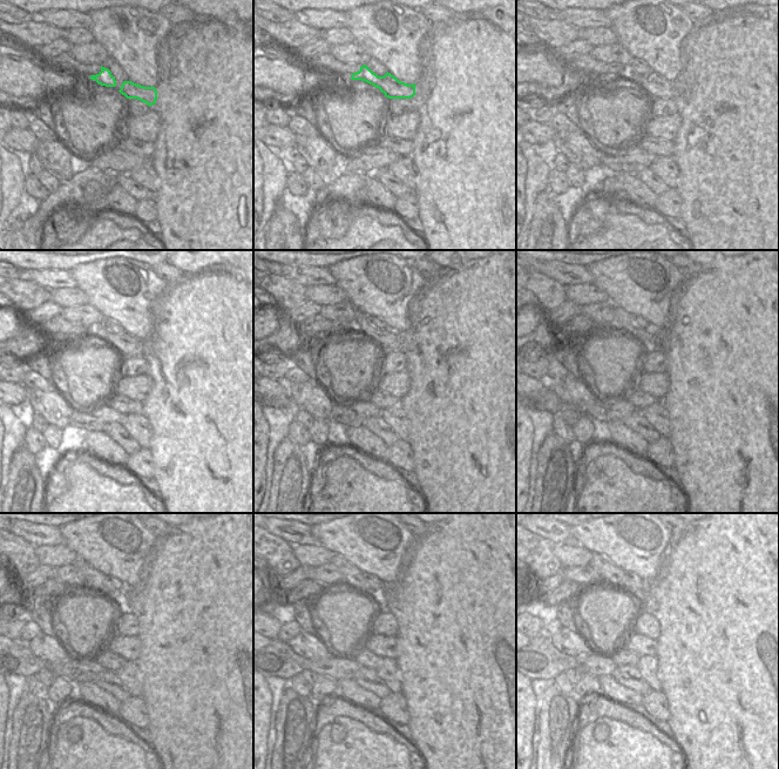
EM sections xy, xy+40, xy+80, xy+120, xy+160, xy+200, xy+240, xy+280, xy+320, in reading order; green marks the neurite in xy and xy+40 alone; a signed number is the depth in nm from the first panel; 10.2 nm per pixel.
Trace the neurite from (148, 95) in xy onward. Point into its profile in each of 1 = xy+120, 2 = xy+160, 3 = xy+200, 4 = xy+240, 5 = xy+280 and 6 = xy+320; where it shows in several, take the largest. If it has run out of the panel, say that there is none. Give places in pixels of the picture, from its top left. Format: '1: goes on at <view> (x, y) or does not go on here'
1: goes on at xy+120 (126, 344)
2: goes on at xy+160 (388, 341)
3: goes on at xy+200 (621, 321)
4: goes on at xy+240 (94, 579)
5: goes on at xy+280 (353, 577)
6: goes on at xy+320 (610, 573)

